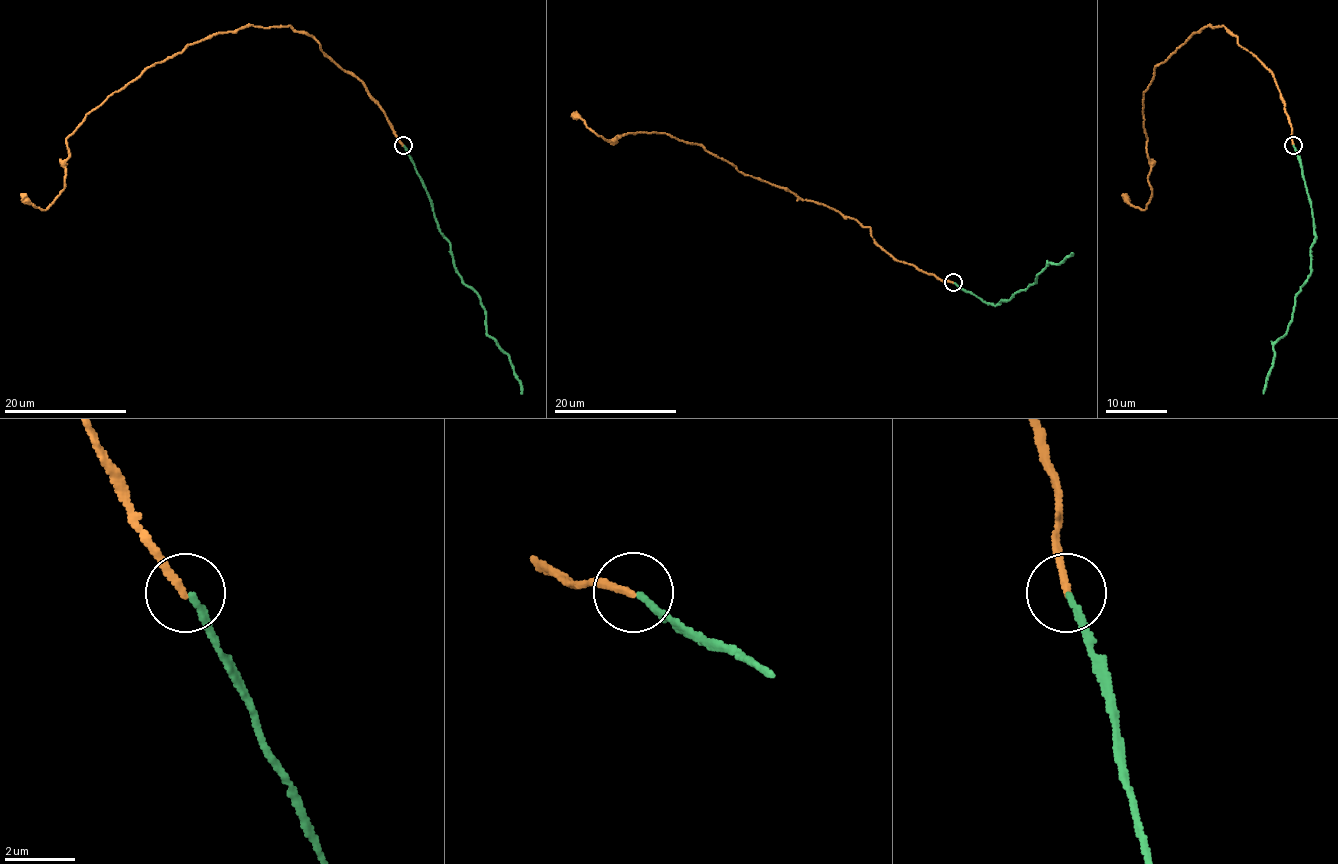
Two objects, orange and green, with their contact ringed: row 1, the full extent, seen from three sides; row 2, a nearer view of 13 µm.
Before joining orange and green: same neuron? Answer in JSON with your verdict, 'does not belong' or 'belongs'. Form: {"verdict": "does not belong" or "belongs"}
{"verdict": "does not belong"}

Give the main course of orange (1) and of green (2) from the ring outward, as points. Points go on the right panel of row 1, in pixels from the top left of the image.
1: (1293, 145), (1264, 65), (1223, 25), (1206, 25), (1154, 68), (1143, 93), (1151, 200), (1140, 209), (1126, 194)
2: (1293, 145), (1313, 212), (1315, 241), (1310, 275), (1295, 298), (1289, 328), (1273, 345), (1263, 394)

